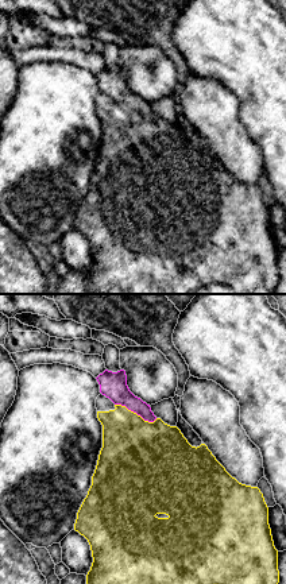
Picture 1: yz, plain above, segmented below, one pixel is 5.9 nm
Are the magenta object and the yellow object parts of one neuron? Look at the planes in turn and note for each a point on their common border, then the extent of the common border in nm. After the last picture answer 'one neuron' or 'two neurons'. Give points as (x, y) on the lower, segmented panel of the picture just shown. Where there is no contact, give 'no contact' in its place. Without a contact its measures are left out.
contact (136, 413); length 280 nm

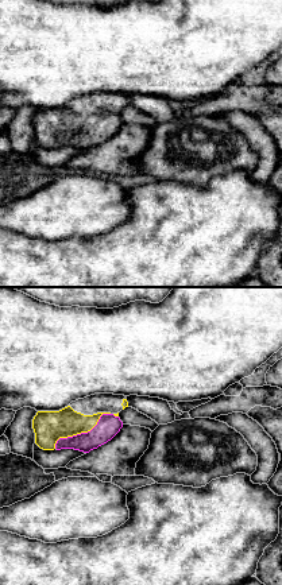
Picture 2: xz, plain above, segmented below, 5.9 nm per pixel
contact (81, 433); length 400 nm

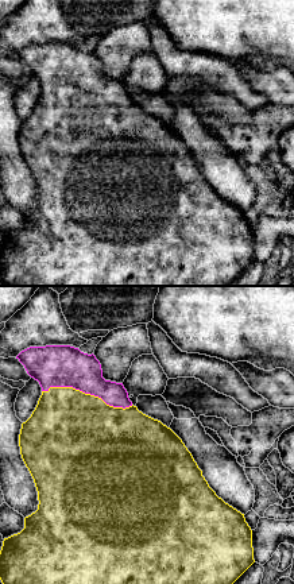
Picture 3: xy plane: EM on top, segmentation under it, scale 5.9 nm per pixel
contact (88, 393); length 550 nm

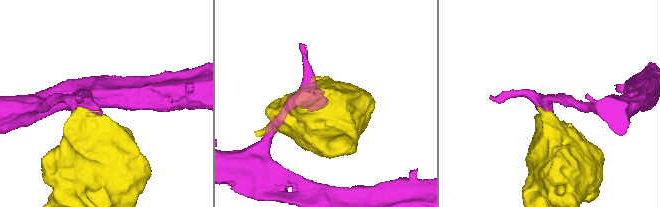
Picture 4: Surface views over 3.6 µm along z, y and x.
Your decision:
one neuron

